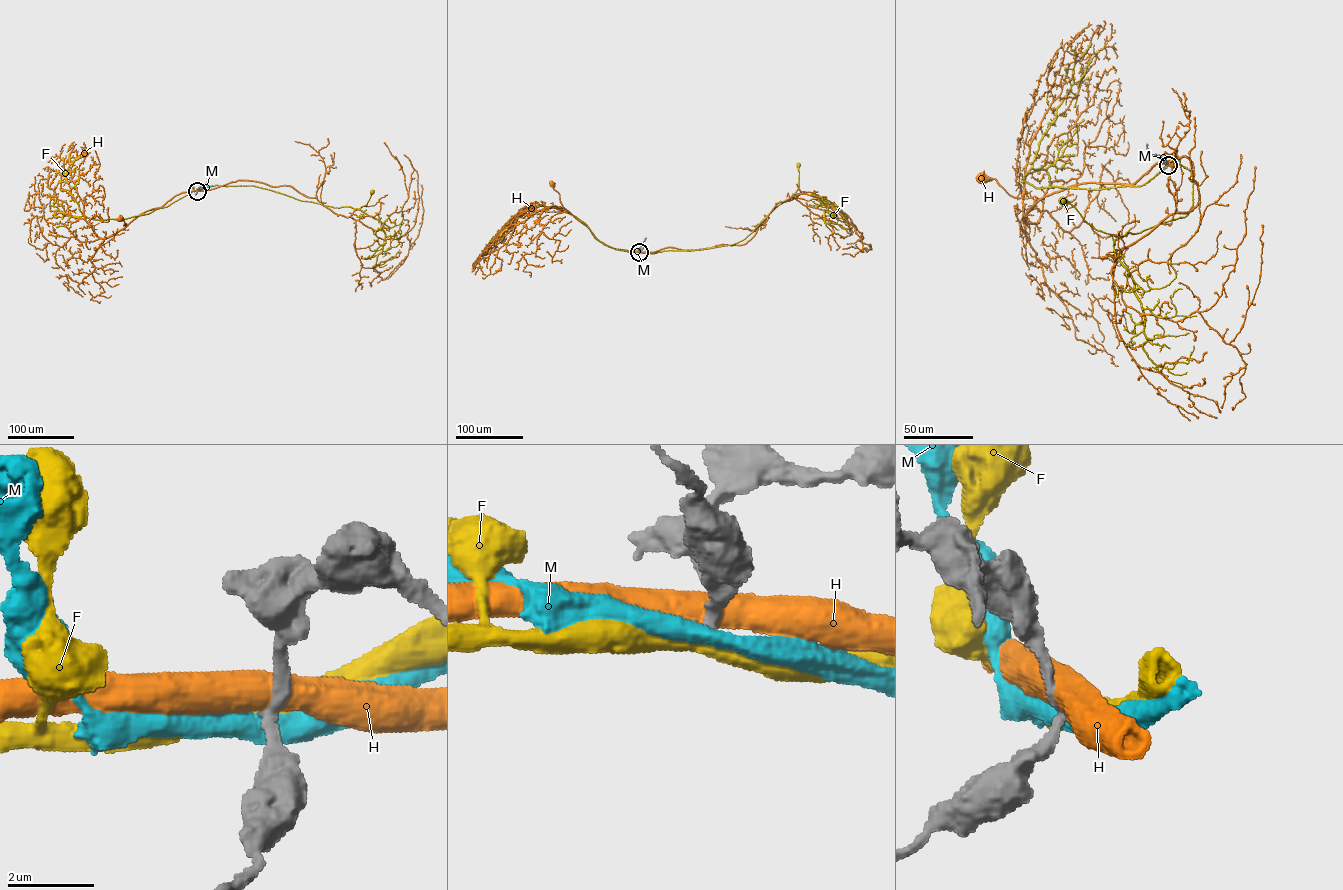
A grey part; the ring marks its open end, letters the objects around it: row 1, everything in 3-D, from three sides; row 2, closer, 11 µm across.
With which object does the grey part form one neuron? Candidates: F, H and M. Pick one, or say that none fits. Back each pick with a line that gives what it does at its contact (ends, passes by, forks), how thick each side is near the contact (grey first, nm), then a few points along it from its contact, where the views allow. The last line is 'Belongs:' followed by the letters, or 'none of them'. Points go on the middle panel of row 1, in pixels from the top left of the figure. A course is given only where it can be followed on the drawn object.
Belongs: none of them

